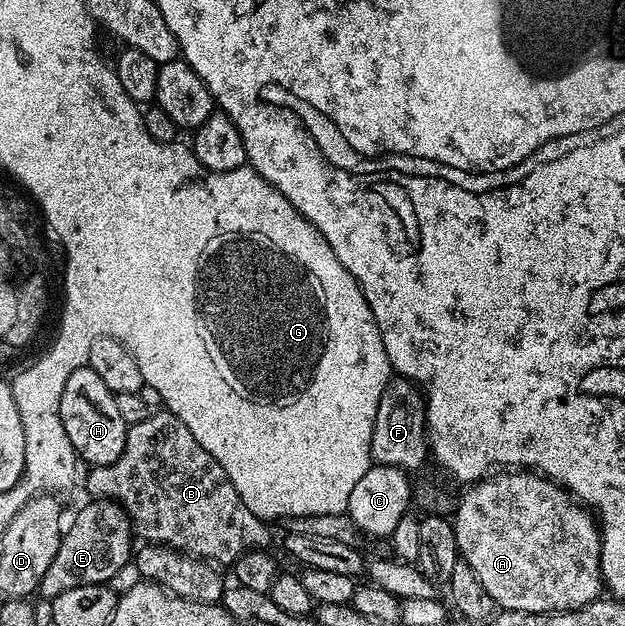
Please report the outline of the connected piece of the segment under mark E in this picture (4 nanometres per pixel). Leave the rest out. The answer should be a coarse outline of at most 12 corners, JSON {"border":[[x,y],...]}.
{"border":[[91,499],[40,581],[46,600],[111,583],[134,554],[120,503]]}

